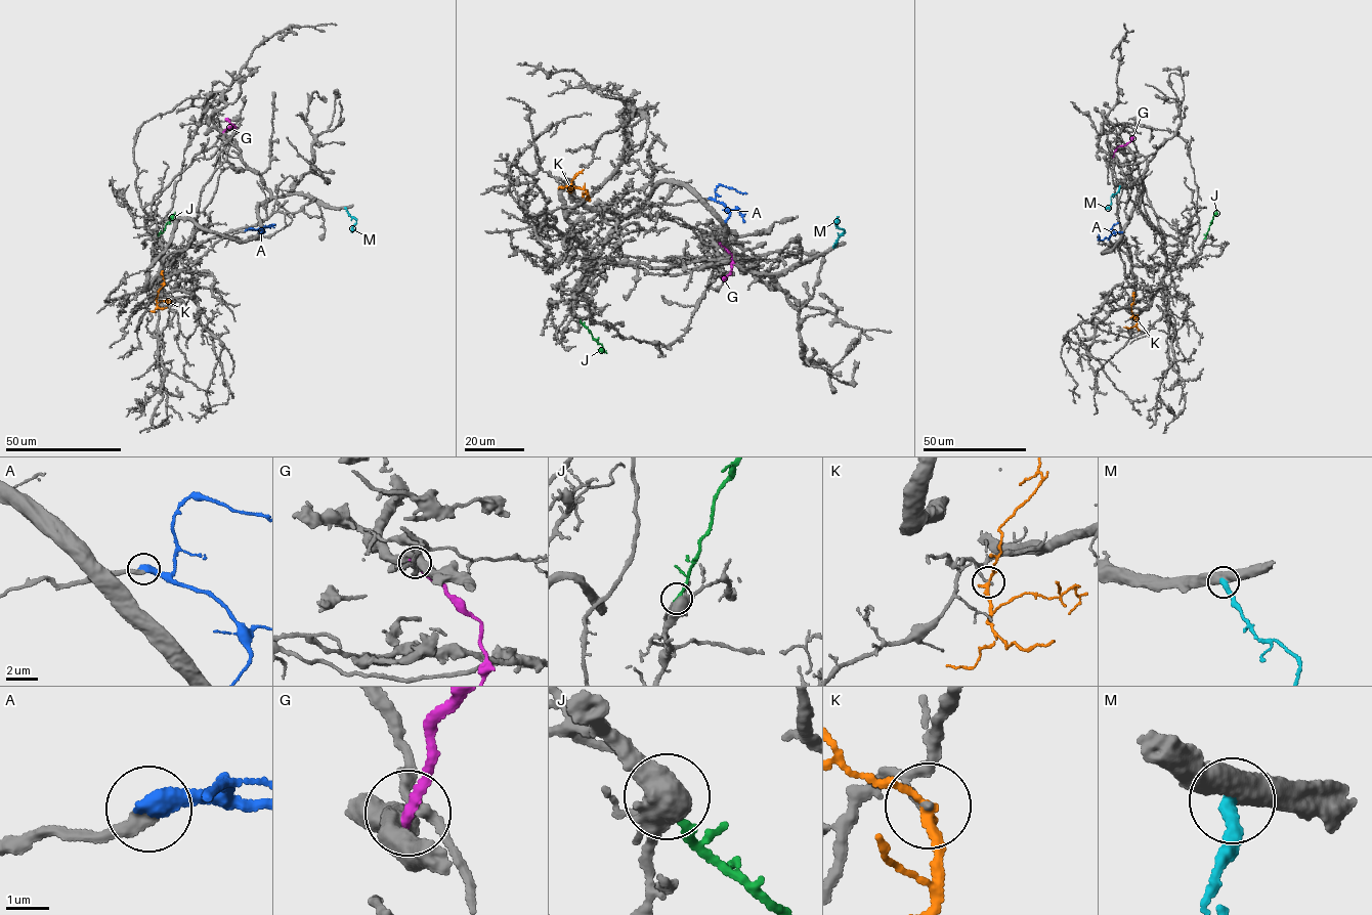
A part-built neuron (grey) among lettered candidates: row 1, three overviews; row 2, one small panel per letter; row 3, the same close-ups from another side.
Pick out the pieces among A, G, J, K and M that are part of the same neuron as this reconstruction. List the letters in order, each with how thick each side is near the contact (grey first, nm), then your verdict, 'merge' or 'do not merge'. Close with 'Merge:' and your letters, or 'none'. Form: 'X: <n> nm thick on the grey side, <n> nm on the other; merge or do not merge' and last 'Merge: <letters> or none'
A: 320 nm thick on the grey side, 440 nm on the other; merge
G: 200 nm thick on the grey side, 260 nm on the other; do not merge
J: 440 nm thick on the grey side, 200 nm on the other; merge
K: 140 nm thick on the grey side, 220 nm on the other; do not merge
M: 550 nm thick on the grey side, 360 nm on the other; do not merge
Merge: A, J

